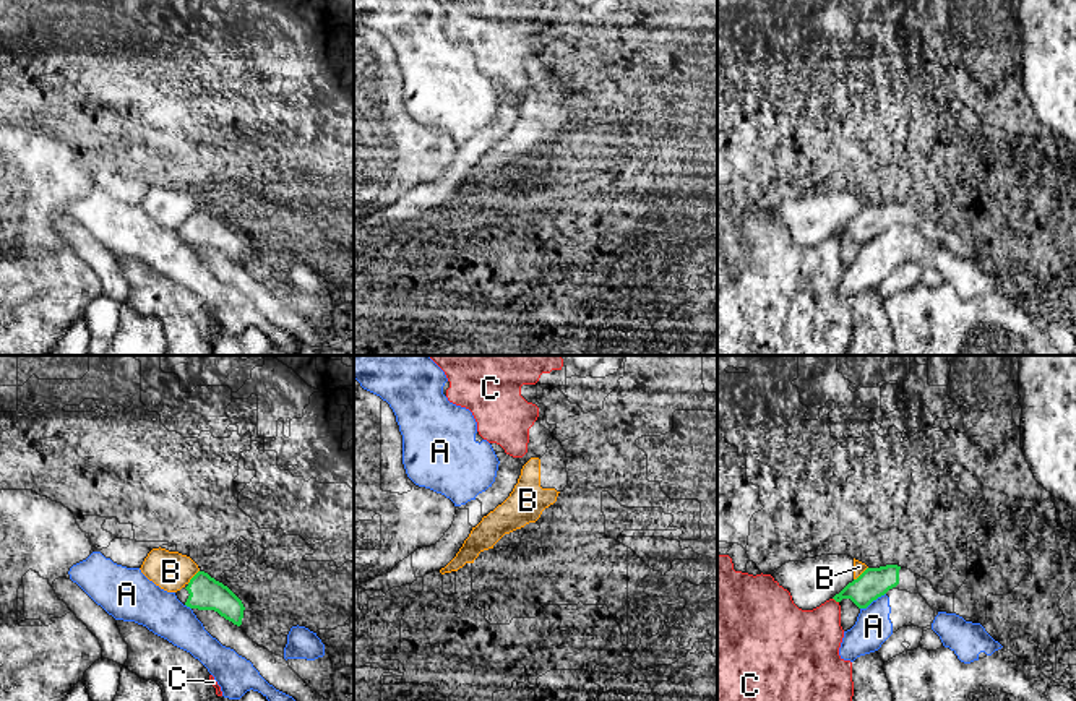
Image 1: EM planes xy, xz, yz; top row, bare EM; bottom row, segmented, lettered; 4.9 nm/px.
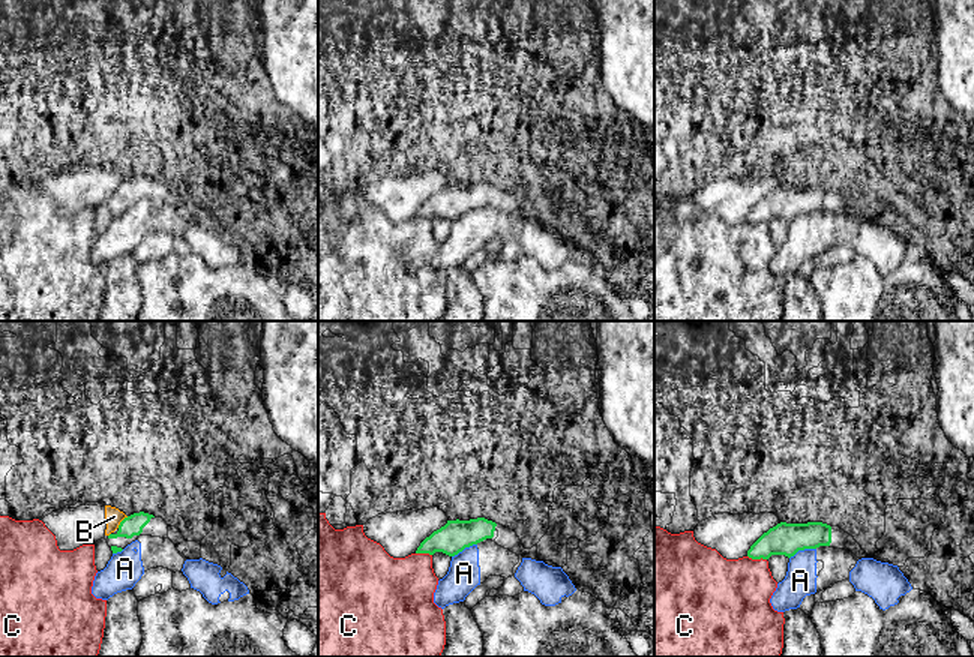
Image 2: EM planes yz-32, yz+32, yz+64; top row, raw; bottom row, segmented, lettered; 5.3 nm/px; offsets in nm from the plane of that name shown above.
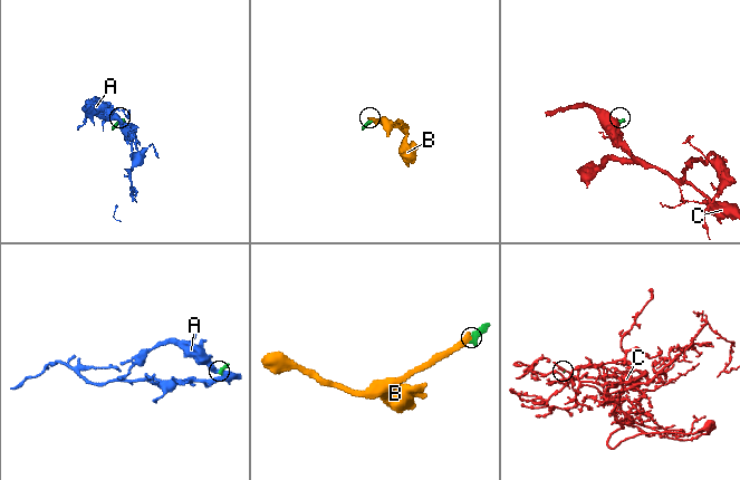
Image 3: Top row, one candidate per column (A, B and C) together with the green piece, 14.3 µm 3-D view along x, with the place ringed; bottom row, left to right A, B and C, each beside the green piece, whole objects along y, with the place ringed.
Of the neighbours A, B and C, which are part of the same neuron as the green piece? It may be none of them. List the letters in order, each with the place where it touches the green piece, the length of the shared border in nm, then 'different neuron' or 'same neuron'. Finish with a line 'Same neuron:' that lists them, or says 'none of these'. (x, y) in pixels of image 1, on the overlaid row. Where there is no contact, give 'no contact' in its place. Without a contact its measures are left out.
A: meets green in yz at (872, 601); contact 150 nm long; different neuron
B: meets green in yz at (862, 573); contact 100 nm long; different neuron
C: meets green in yz at (836, 601); contact 40 nm long; different neuron
Same neuron: none of these

